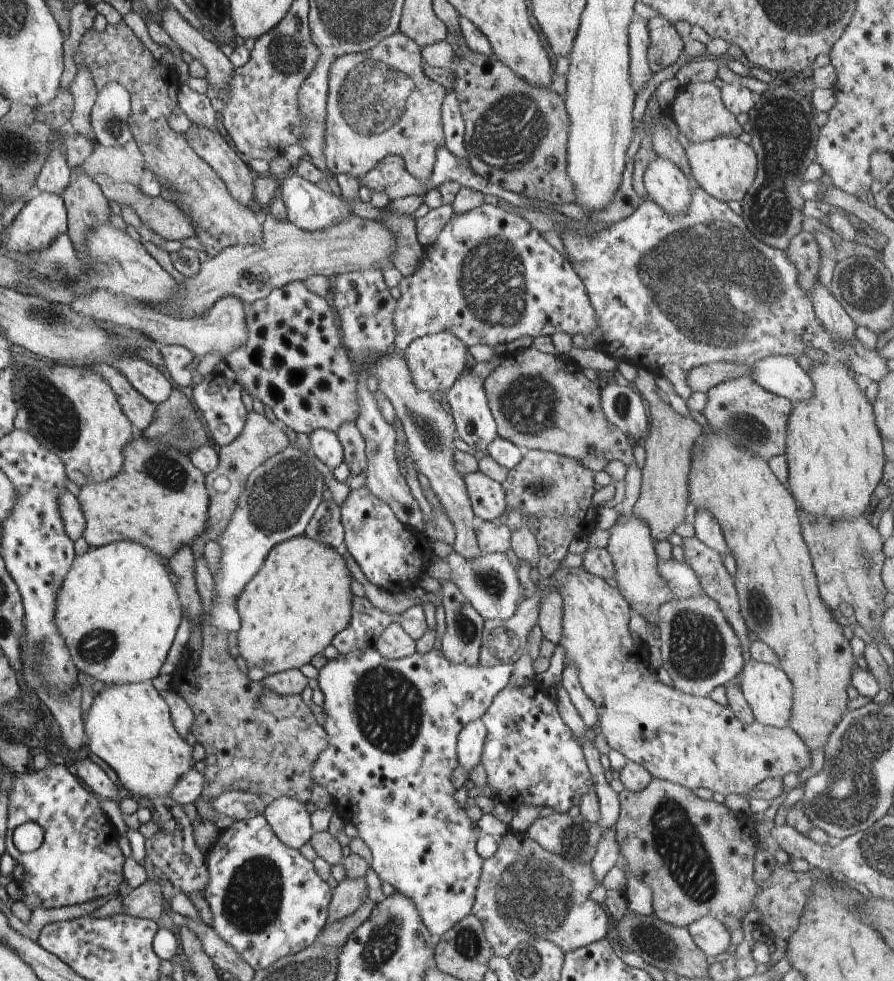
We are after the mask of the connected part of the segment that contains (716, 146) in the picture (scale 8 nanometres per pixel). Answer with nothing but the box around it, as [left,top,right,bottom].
[685,135,759,202]

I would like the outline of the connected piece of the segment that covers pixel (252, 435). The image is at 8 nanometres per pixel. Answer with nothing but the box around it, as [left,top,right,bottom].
[191,411,290,559]

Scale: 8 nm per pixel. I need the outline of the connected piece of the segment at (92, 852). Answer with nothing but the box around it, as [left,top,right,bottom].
[7,760,124,912]

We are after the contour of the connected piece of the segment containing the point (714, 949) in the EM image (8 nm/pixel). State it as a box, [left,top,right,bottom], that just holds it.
[687,915,731,957]

